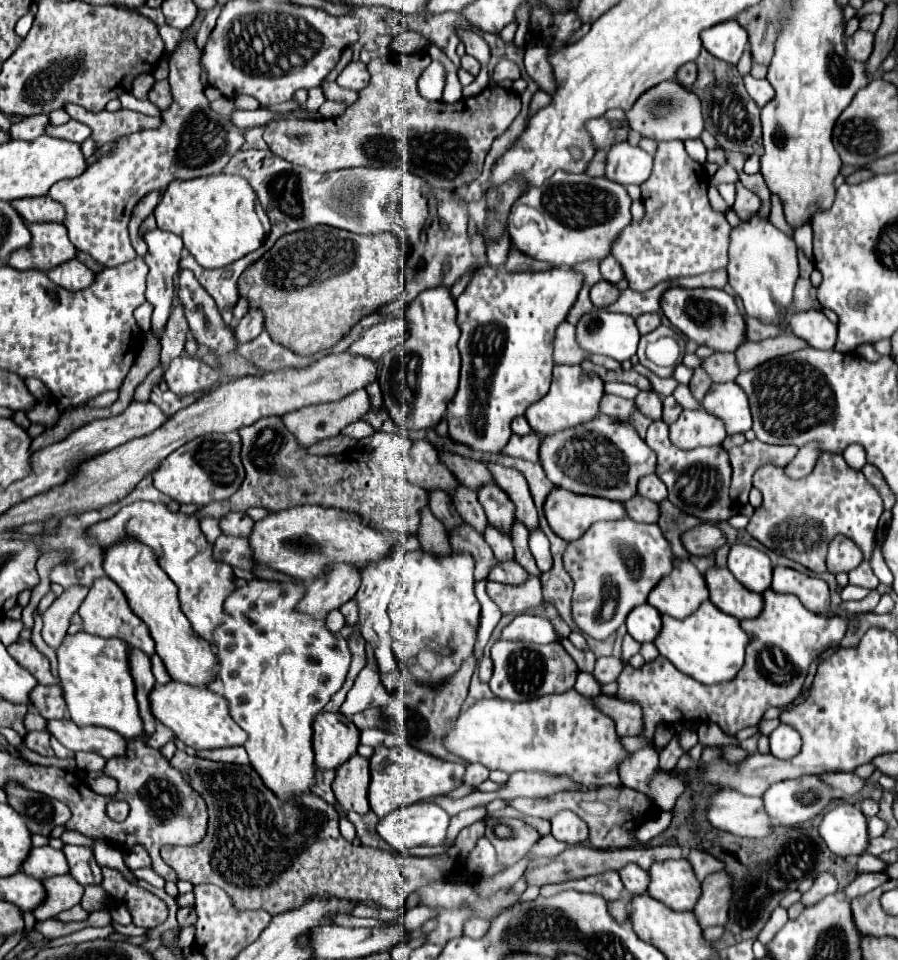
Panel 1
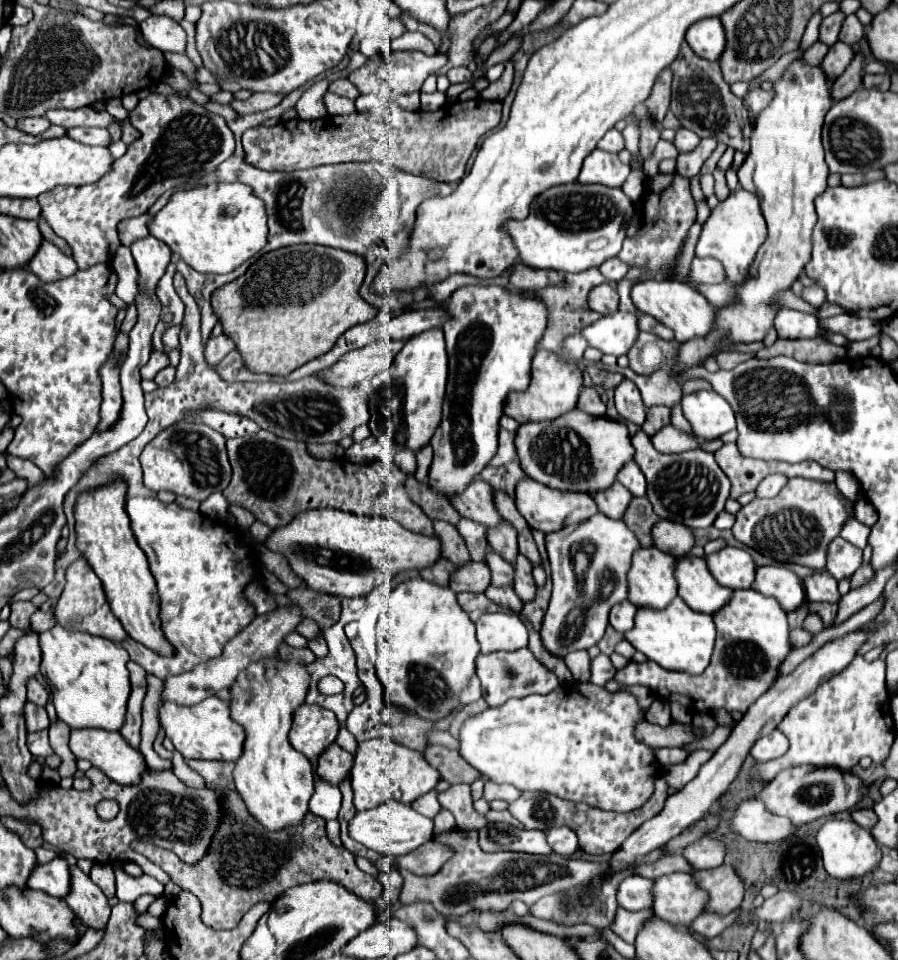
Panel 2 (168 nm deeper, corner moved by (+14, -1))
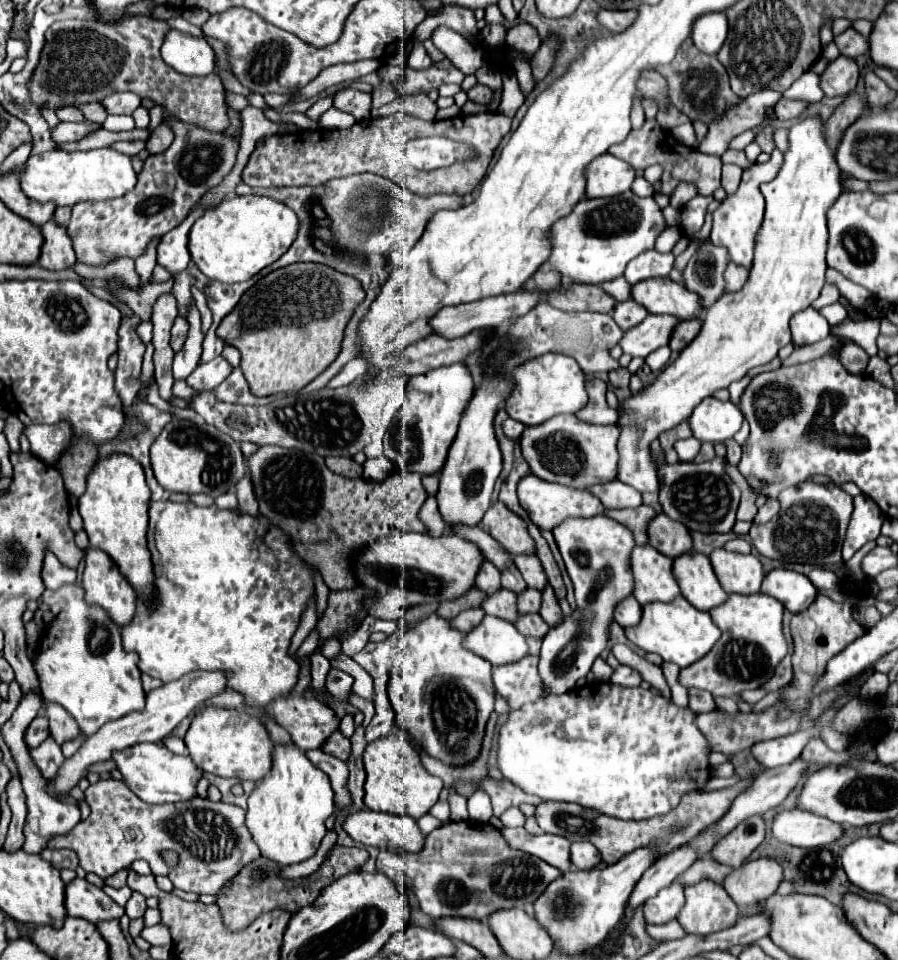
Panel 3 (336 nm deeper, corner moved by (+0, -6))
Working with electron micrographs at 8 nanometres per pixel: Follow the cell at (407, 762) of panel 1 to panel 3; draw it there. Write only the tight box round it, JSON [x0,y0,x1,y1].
[364,736,444,820]

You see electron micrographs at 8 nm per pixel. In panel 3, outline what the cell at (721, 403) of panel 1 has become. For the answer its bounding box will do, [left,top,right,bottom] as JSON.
[688,396,744,444]

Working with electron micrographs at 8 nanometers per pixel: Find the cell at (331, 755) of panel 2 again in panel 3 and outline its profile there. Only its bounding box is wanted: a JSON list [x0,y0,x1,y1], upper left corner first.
[322,732,352,762]

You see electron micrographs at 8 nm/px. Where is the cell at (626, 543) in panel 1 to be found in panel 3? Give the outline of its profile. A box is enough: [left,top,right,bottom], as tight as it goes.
[540,514,634,694]

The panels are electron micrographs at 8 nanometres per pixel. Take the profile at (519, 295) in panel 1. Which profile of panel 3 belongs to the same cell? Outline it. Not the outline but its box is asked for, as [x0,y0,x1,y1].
[436,332,520,526]

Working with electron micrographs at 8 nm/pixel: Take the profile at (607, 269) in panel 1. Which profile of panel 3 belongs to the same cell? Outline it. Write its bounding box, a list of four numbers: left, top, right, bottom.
[624,248,674,284]

